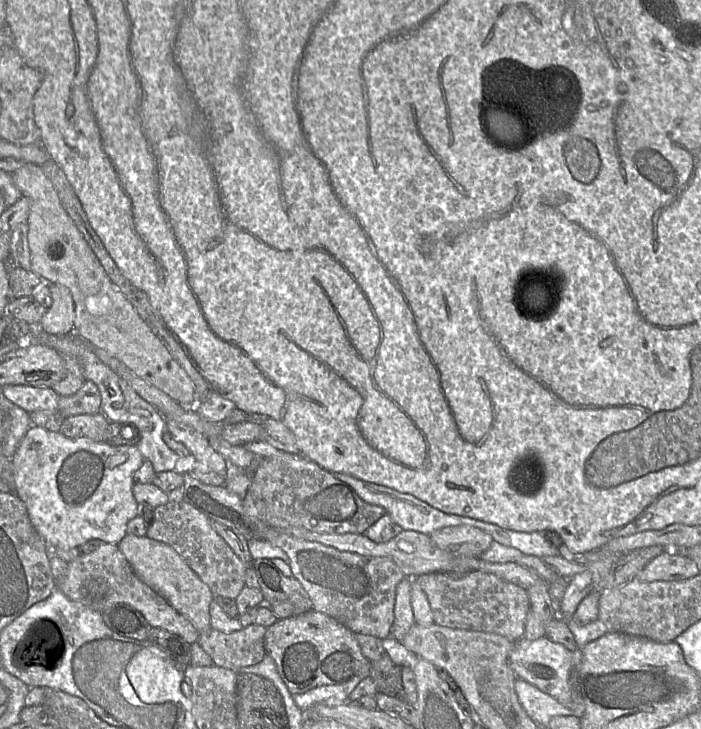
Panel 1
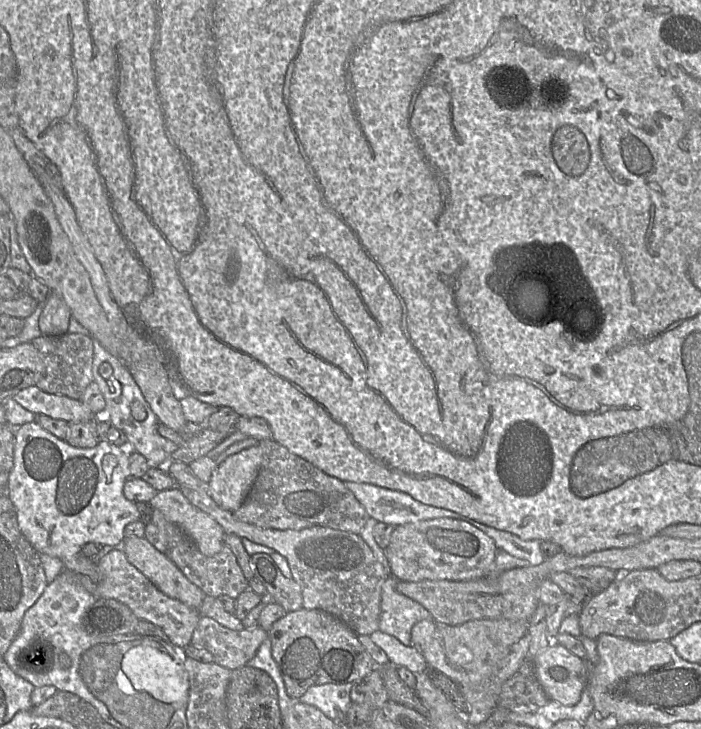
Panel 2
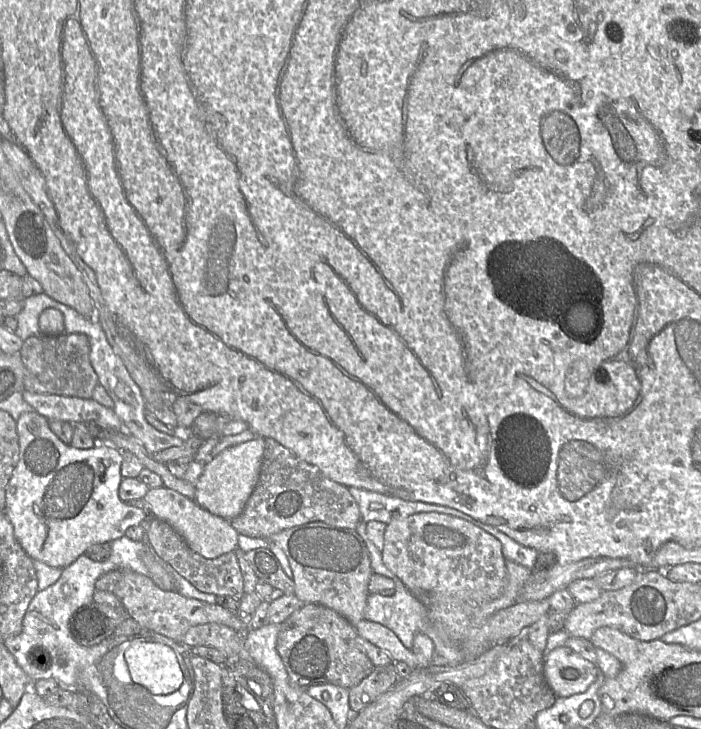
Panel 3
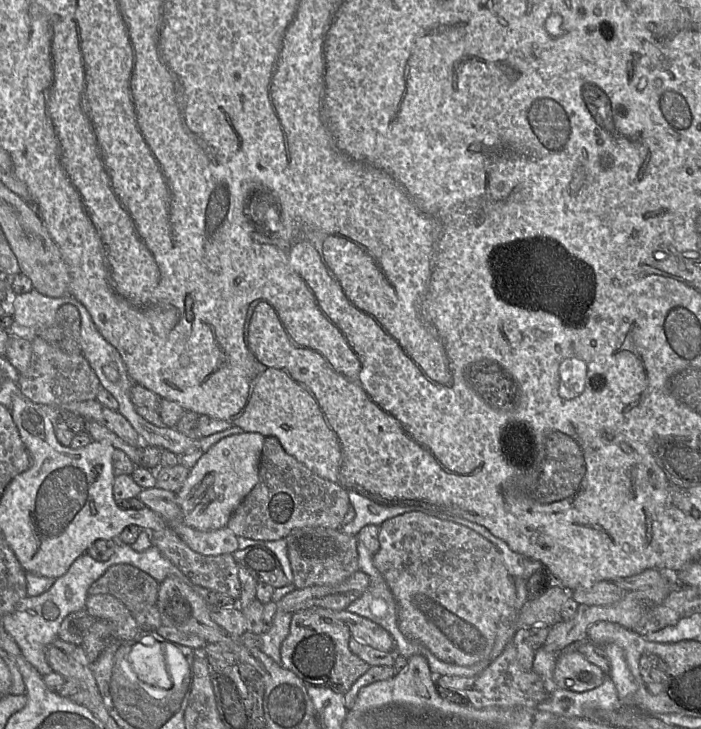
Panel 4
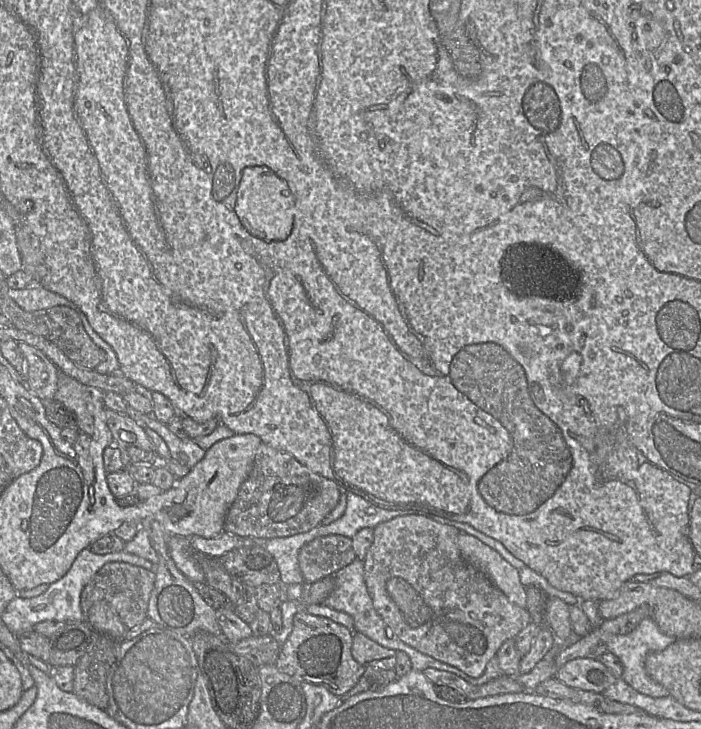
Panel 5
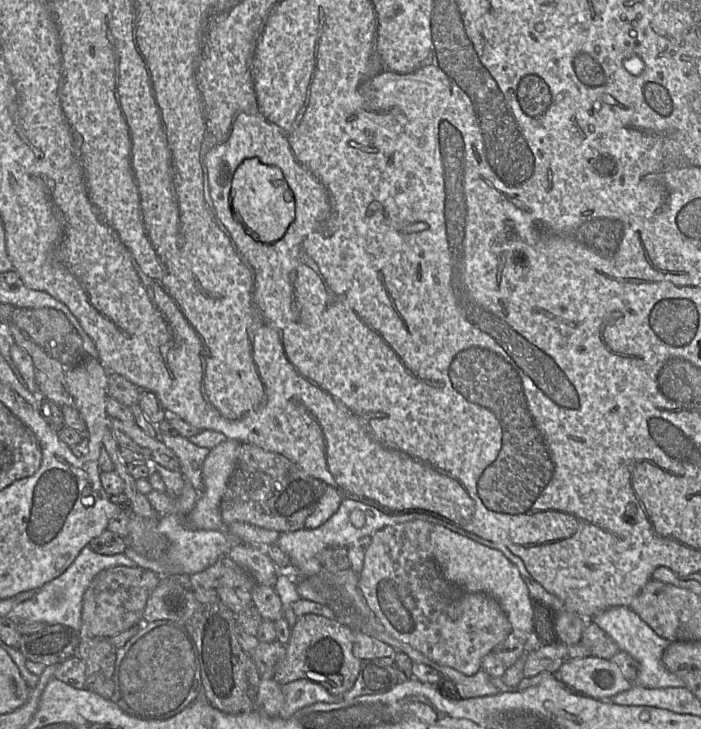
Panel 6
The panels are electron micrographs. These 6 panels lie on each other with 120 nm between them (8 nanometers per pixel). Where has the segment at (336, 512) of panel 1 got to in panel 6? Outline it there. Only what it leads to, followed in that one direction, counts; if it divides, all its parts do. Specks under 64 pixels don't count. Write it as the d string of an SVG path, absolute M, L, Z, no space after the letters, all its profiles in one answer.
M240 444L234 472L221 500L221 518L224 528L235 522L275 530L294 532L304 528L308 516L314 511L324 492L324 482L310 476L300 466L282 454L266 451L252 444Z

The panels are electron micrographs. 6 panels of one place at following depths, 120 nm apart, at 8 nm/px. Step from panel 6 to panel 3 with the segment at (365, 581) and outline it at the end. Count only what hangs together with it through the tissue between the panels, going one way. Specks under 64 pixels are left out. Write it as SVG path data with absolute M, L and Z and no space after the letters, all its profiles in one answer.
M420 512L392 521L385 529L381 552L385 566L426 606L429 615L447 628L447 634L454 642L462 642L469 636L473 612L498 598L508 583L500 541L474 524L445 513Z

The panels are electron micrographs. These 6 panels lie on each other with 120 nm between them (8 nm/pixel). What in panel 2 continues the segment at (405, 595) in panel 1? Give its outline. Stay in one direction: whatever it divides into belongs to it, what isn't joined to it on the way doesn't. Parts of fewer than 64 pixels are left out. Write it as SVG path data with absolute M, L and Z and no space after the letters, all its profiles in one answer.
M391 574L382 586L379 630L383 633L396 637L405 646L410 646L412 645L412 627L421 620L433 620L433 616L421 604L399 593L396 590L398 582L399 580Z

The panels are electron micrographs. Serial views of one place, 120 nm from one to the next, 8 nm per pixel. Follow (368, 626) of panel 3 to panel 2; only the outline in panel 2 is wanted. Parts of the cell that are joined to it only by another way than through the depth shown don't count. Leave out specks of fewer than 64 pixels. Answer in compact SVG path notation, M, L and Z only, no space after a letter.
M380 630L370 635L371 640L384 650L390 664L395 667L404 666L415 675L429 670L422 652L415 646L405 646L396 637Z

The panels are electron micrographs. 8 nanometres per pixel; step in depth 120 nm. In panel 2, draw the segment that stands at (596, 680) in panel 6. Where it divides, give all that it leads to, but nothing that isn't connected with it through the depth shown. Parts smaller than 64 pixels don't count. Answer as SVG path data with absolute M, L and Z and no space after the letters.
M553 642L538 653L534 667L549 699L565 706L578 703L588 679L588 665L584 660Z

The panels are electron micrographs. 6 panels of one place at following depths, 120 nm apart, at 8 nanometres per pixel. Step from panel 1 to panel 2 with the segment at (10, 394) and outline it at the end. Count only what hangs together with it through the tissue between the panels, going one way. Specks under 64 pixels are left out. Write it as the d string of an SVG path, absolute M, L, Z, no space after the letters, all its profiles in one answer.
M36 385L19 391L13 399L35 415L46 415L68 423L88 422L95 414L83 402L64 395L49 394Z

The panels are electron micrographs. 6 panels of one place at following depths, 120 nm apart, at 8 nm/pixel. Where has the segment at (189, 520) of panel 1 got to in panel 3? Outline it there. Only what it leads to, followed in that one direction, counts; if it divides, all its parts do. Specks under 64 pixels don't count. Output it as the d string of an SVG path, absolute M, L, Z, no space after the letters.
M157 518L152 520L146 532L146 543L197 590L216 596L230 596L237 600L244 596L243 577L235 552L206 559L190 549L185 540L168 523Z

